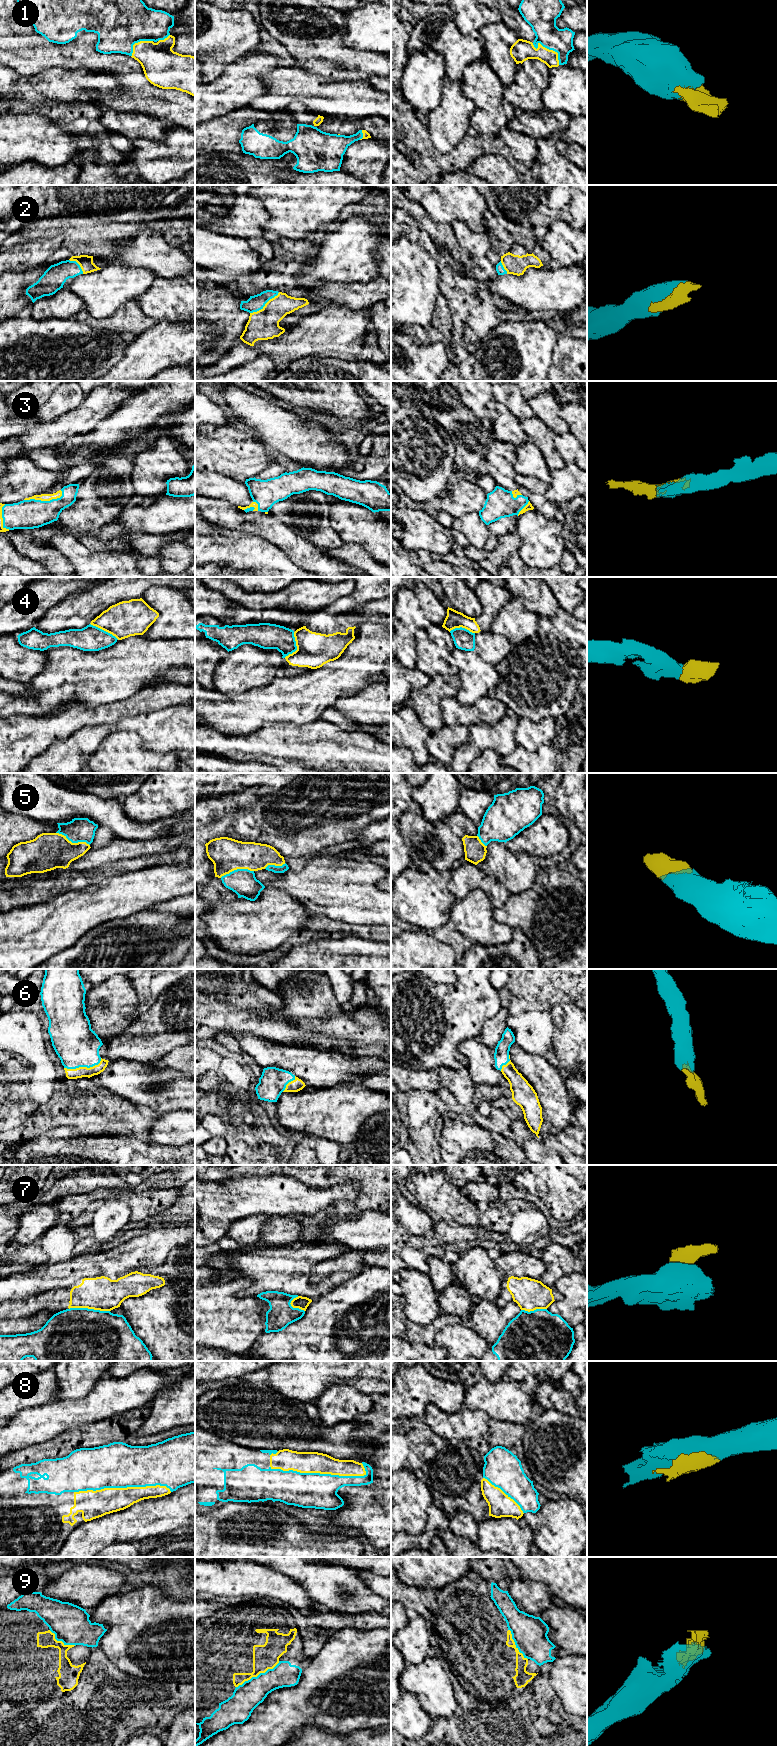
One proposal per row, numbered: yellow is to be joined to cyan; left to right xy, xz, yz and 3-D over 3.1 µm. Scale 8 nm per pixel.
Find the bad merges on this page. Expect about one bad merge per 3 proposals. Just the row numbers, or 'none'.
4, 7

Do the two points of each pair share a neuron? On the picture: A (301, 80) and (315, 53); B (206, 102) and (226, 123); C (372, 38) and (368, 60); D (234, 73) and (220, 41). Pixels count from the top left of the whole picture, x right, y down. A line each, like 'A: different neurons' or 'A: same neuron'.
A: different neurons
B: different neurons
C: different neurons
D: different neurons

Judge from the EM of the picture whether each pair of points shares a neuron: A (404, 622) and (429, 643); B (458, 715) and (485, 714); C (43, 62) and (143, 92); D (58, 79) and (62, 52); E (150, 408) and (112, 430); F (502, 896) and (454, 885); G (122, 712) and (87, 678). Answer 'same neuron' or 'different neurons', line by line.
A: different neurons
B: same neuron
C: same neuron
D: different neurons
E: same neuron
F: same neuron
G: different neurons

